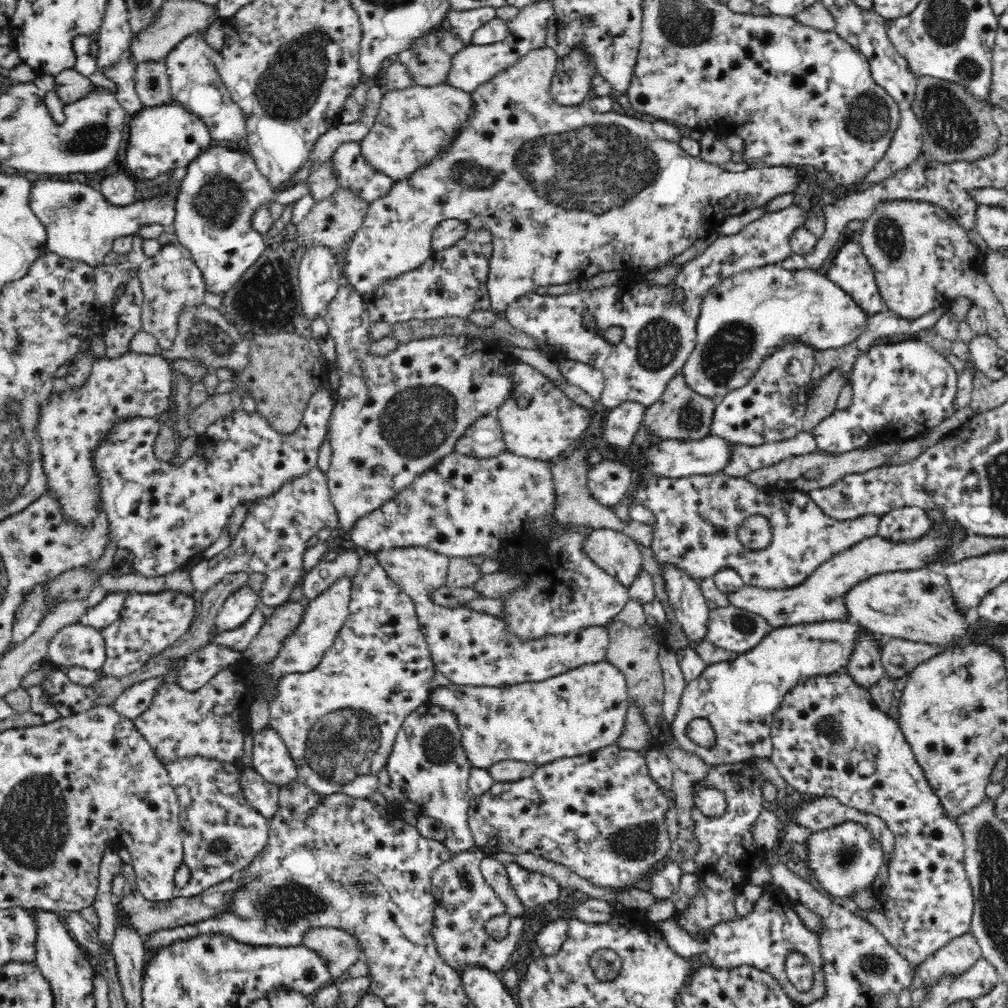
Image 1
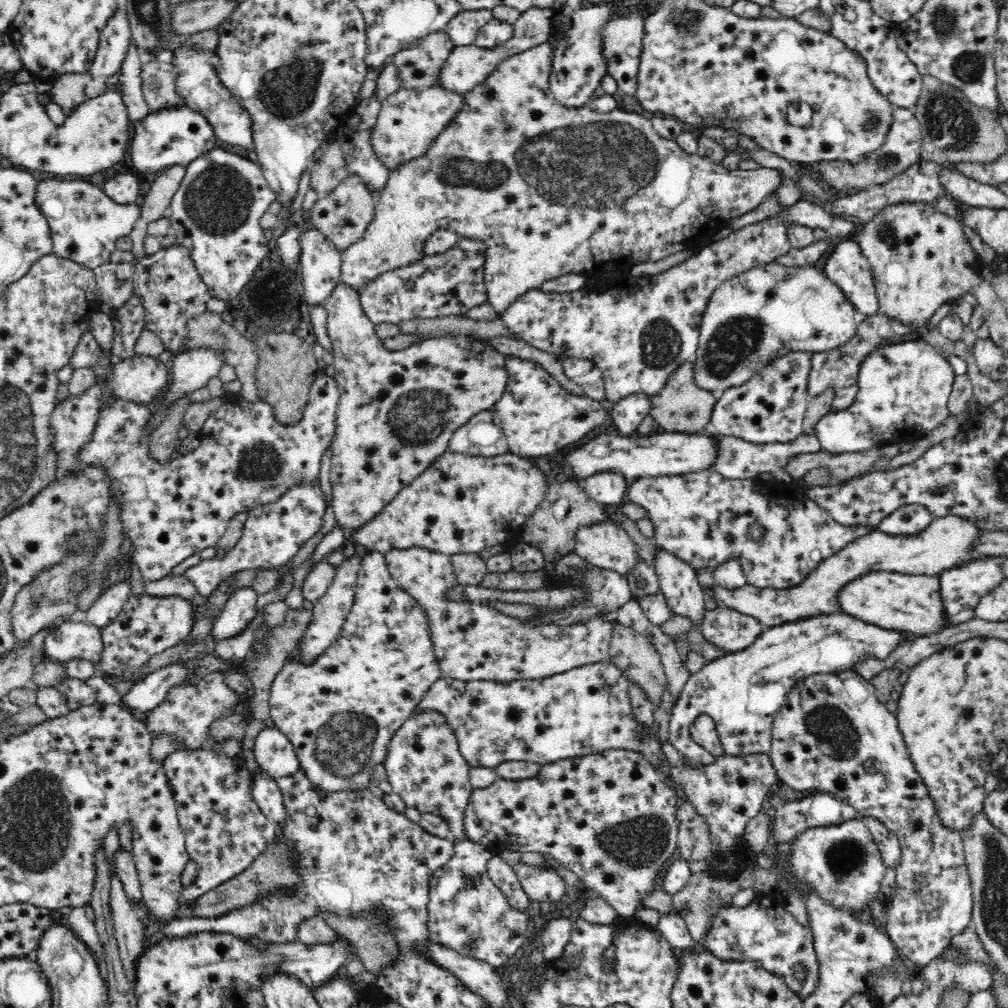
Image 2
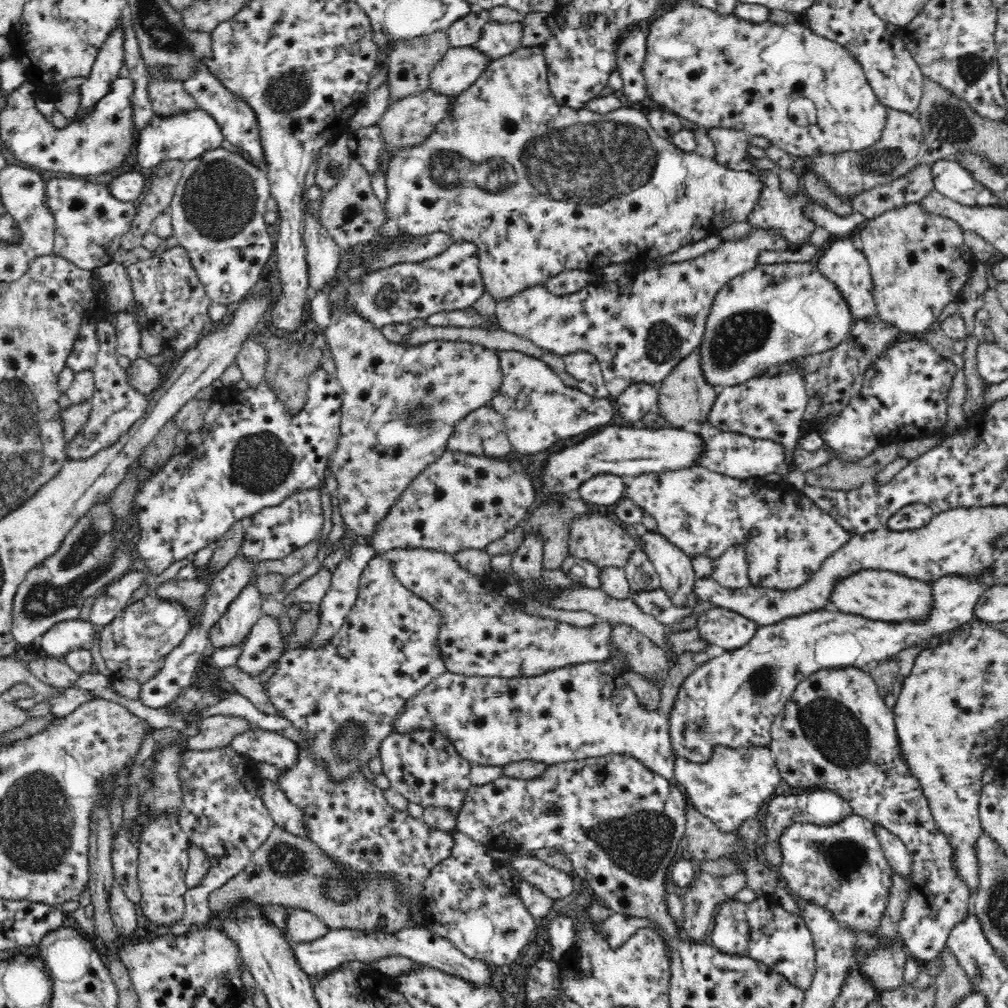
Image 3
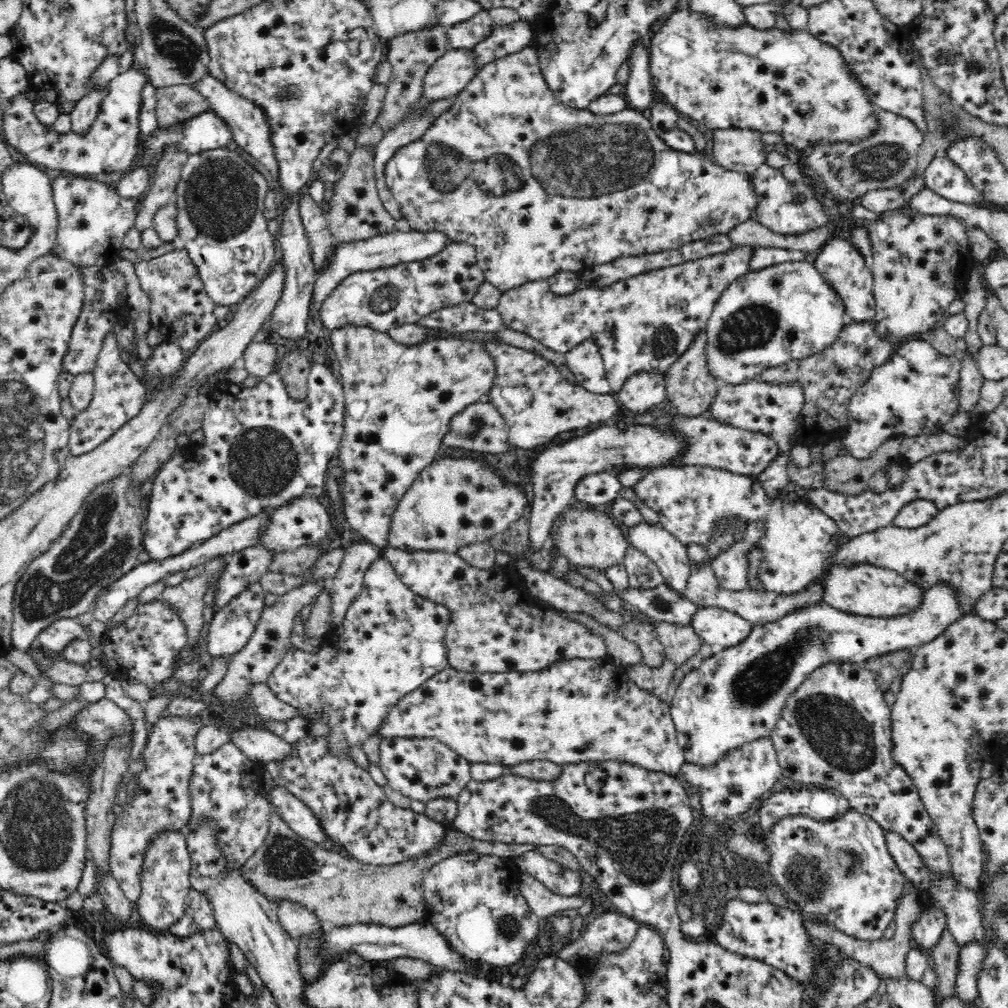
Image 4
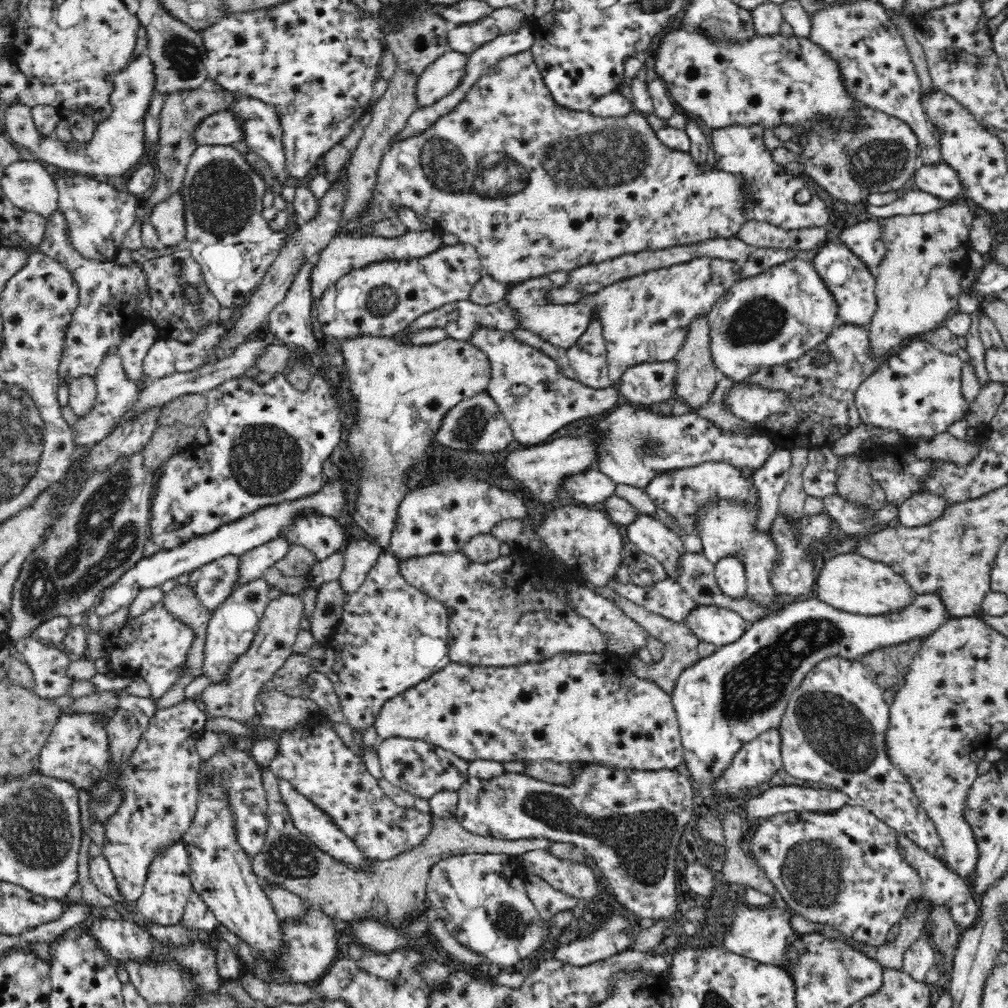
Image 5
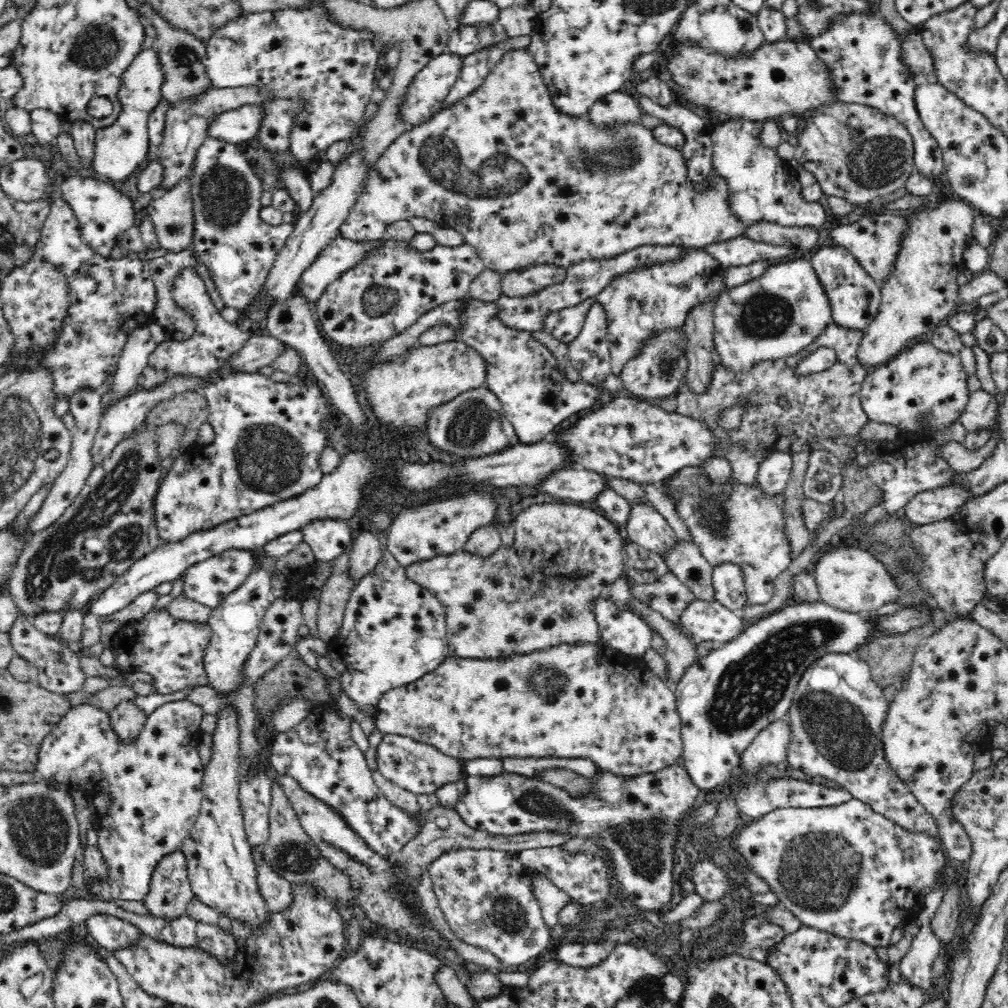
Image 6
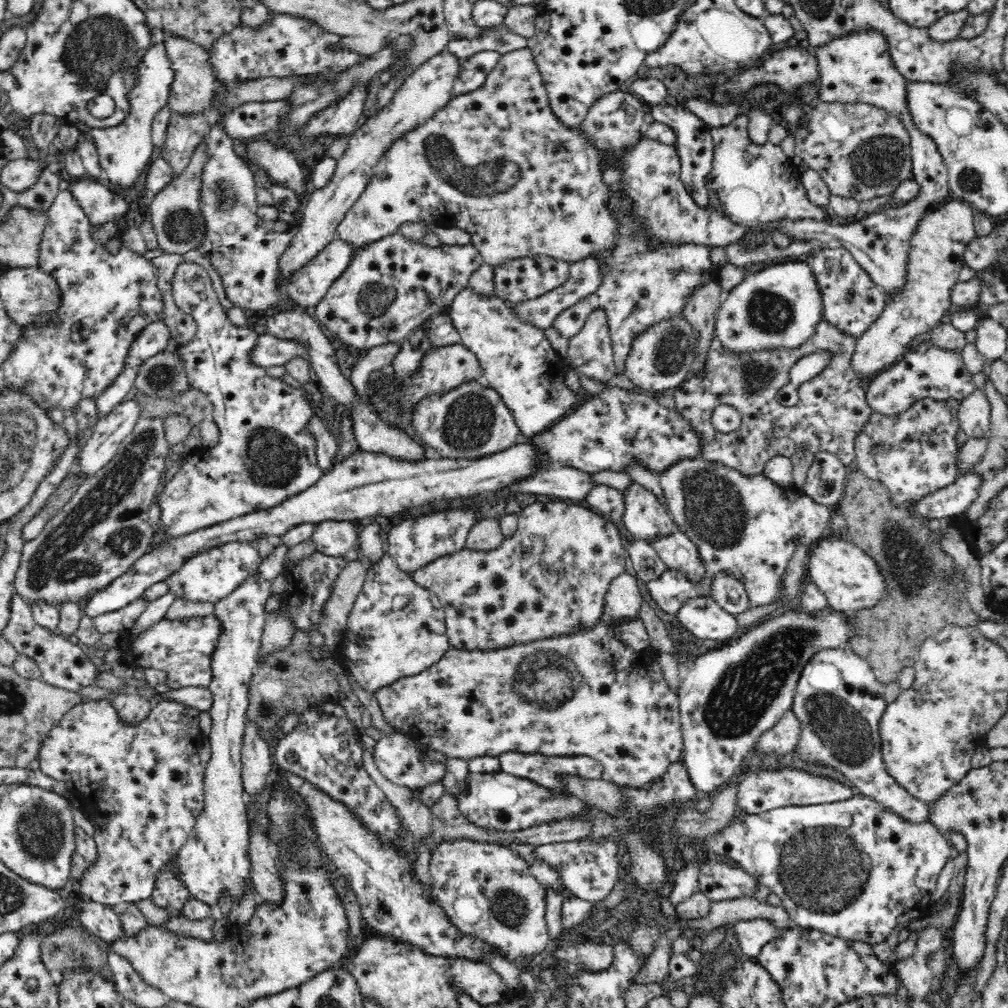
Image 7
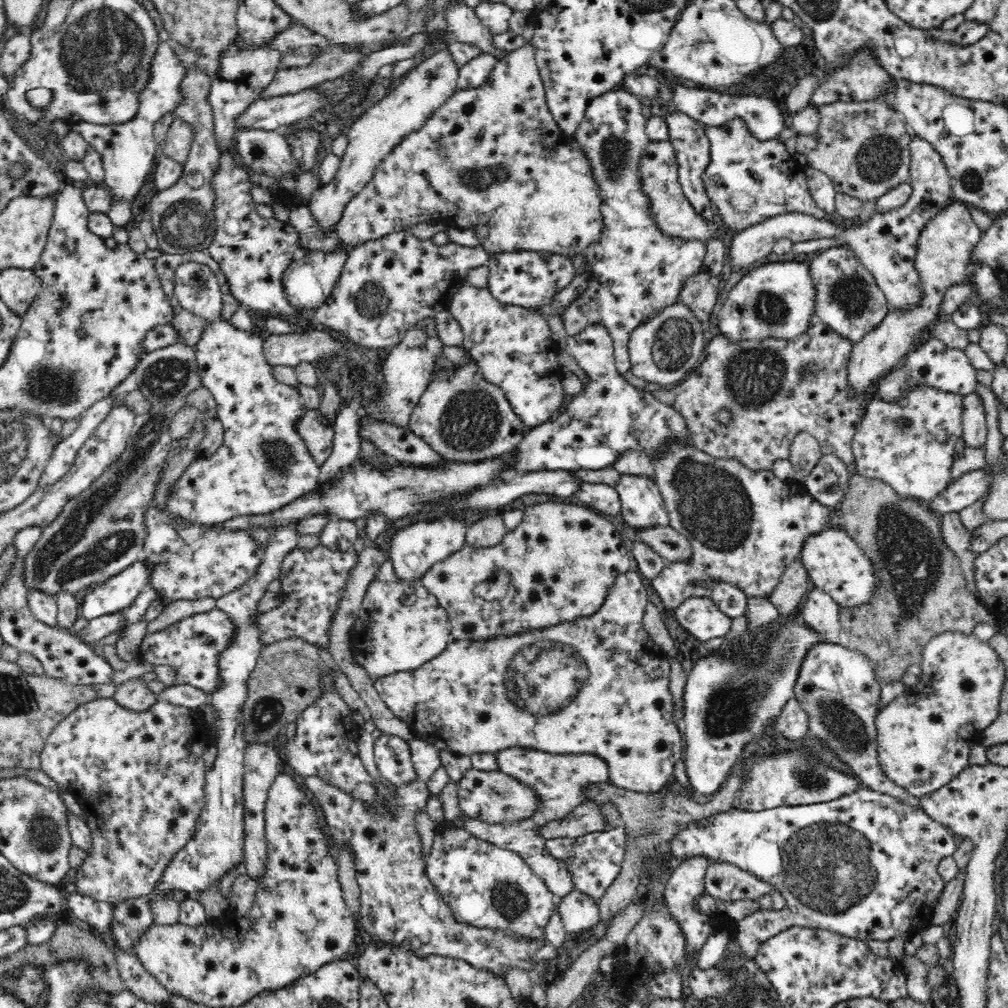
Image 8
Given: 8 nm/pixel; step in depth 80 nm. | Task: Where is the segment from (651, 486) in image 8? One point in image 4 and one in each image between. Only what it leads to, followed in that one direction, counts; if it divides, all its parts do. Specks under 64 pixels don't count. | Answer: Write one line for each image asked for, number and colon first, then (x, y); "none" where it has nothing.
4: (670, 556)
5: (650, 535)
6: (646, 527)
7: (645, 519)

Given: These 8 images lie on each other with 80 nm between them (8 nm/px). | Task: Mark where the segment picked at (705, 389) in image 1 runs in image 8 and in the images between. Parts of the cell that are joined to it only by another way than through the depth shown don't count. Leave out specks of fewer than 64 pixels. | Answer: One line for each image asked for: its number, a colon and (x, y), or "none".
2: (756, 316)
3: (774, 313)
4: (766, 318)
5: (767, 320)
6: (776, 315)
7: (779, 307)
8: (776, 300)

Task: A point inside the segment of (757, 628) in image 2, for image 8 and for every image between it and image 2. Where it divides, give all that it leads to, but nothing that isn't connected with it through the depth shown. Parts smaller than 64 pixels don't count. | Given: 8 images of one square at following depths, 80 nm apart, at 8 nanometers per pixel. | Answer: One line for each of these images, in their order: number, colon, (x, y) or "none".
3: (728, 630)
4: (713, 625)
5: (719, 626)
6: (707, 621)
7: (702, 616)
8: (700, 617)

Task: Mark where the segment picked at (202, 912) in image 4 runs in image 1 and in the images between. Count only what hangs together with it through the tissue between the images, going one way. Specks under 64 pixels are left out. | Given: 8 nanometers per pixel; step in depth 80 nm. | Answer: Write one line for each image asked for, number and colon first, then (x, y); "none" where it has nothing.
1: (221, 832)
2: (224, 830)
3: (221, 812)

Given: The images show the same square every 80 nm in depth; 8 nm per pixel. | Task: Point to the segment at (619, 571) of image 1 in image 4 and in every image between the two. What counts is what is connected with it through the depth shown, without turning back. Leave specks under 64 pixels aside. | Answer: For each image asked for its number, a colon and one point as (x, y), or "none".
2: (605, 545)
3: (595, 538)
4: (588, 537)

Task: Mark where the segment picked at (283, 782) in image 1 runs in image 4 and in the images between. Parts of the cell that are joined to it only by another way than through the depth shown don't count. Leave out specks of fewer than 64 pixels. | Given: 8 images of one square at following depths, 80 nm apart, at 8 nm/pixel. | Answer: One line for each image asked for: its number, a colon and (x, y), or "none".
2: (274, 754)
3: (263, 746)
4: (260, 745)

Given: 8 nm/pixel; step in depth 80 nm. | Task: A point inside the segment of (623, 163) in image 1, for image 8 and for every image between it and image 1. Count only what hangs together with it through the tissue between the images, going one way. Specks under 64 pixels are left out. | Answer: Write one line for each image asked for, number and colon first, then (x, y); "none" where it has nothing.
2: (548, 197)
3: (538, 198)
4: (536, 192)
5: (536, 189)
6: (586, 192)
7: (497, 163)
8: (492, 160)

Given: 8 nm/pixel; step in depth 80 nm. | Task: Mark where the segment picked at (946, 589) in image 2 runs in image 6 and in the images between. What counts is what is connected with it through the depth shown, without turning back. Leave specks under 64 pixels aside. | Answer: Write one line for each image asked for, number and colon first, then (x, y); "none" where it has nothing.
3: (732, 700)
4: (735, 697)
5: (724, 700)
6: (729, 695)

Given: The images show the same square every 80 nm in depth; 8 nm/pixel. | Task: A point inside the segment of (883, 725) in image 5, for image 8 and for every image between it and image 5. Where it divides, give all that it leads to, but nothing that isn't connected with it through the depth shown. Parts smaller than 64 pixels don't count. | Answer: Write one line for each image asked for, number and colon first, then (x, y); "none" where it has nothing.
6: (835, 720)
7: (838, 702)
8: (836, 688)

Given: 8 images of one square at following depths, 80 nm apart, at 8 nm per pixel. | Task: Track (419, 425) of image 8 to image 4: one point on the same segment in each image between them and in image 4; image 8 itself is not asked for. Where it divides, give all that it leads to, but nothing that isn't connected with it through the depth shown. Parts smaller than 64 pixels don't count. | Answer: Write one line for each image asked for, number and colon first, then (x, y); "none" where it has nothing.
4: (480, 428)
5: (476, 423)
6: (473, 424)
7: (471, 421)

